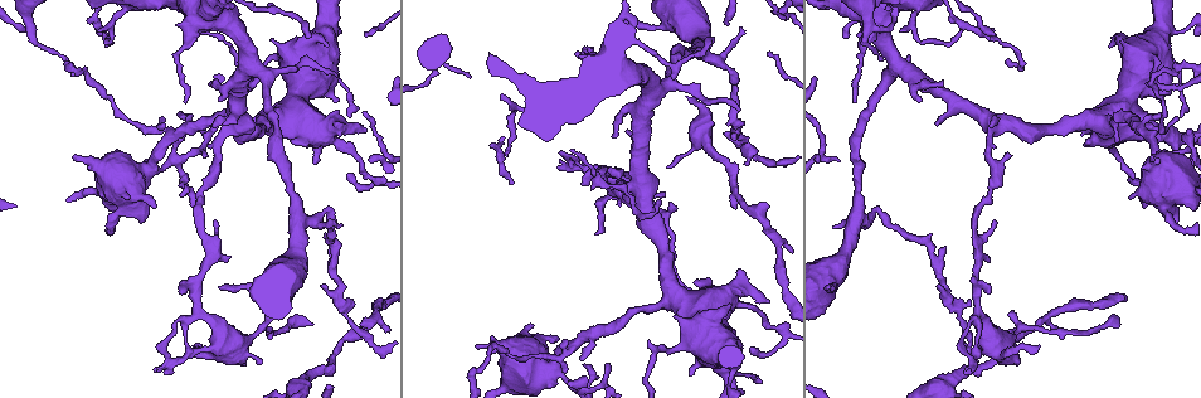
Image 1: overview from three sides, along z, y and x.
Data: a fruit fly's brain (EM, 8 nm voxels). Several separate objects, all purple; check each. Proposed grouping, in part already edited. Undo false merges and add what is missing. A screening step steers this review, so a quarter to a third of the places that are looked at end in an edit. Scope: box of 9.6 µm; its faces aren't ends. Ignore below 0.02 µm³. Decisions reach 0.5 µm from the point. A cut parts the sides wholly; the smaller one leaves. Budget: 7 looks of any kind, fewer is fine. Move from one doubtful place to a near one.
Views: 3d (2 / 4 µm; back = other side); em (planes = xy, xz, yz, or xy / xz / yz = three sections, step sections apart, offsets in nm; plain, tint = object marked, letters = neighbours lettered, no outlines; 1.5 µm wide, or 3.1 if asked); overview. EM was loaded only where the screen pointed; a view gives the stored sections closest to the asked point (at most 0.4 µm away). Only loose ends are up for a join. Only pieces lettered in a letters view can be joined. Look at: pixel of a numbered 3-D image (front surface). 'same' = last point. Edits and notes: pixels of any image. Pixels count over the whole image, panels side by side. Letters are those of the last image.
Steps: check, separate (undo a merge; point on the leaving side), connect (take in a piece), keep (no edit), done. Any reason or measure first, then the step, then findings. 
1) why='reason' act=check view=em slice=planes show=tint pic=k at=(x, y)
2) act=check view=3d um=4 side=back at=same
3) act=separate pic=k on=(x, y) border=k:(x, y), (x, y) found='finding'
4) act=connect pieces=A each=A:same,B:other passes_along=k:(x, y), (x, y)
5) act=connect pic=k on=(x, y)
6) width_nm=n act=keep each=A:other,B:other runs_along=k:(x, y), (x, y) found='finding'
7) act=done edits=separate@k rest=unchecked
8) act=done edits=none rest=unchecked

why='free end' act=check view=em slice=planes show=letters pic=1 at=(314, 163)

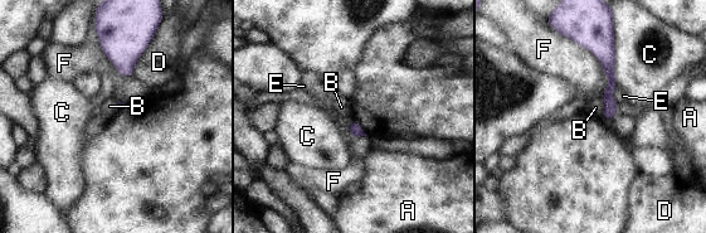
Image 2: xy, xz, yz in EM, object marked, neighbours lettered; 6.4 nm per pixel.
act=keep each=A:other,B:other,C:other,D:other,E:other,F:other runs_along=2:(602, 40), (610, 74), (609, 116) found='no lettered piece goes on from it'

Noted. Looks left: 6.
why='stops while still wide' act=check view=3d um=4 pic=1 at=(1087, 143)

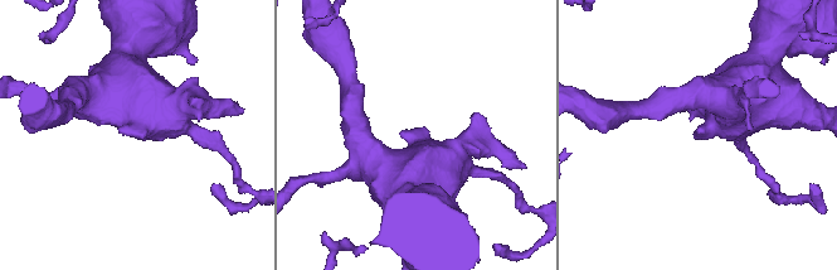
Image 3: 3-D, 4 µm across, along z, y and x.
why='need the tissue' act=check view=em slice=planes show=letters pic=3 at=(399, 132)

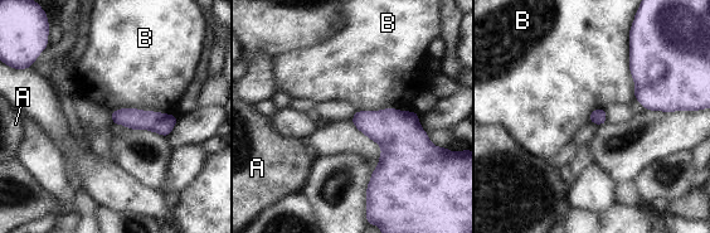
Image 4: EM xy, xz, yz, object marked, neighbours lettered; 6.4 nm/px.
act=keep each=A:other,B:other runs_along=4:(113, 113), (141, 120), (174, 119) found='none of them fits'

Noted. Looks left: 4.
why='free end' act=check view=3d um=4 pic=1 at=(830, 285)

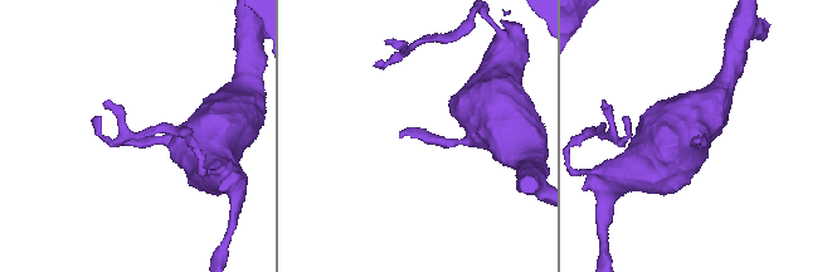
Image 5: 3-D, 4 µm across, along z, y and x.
act=check view=em slice=xy step=4 show=letters pic=5 at=(695, 140)

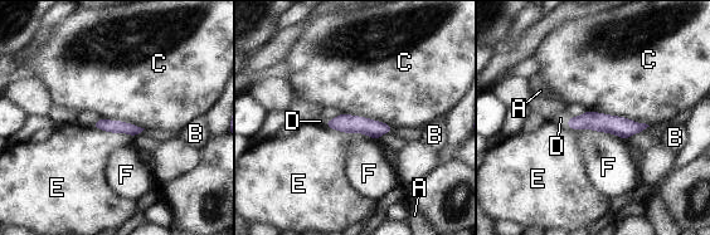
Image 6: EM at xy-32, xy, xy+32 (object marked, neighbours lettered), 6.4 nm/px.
longest_contact=C:420nm act=connect pieces=D each=A:other,B:other,C:other,D:same,E:other,F:other found='it goes on there'

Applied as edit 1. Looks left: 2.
act=done edits=connect@6 rest=unchecked

